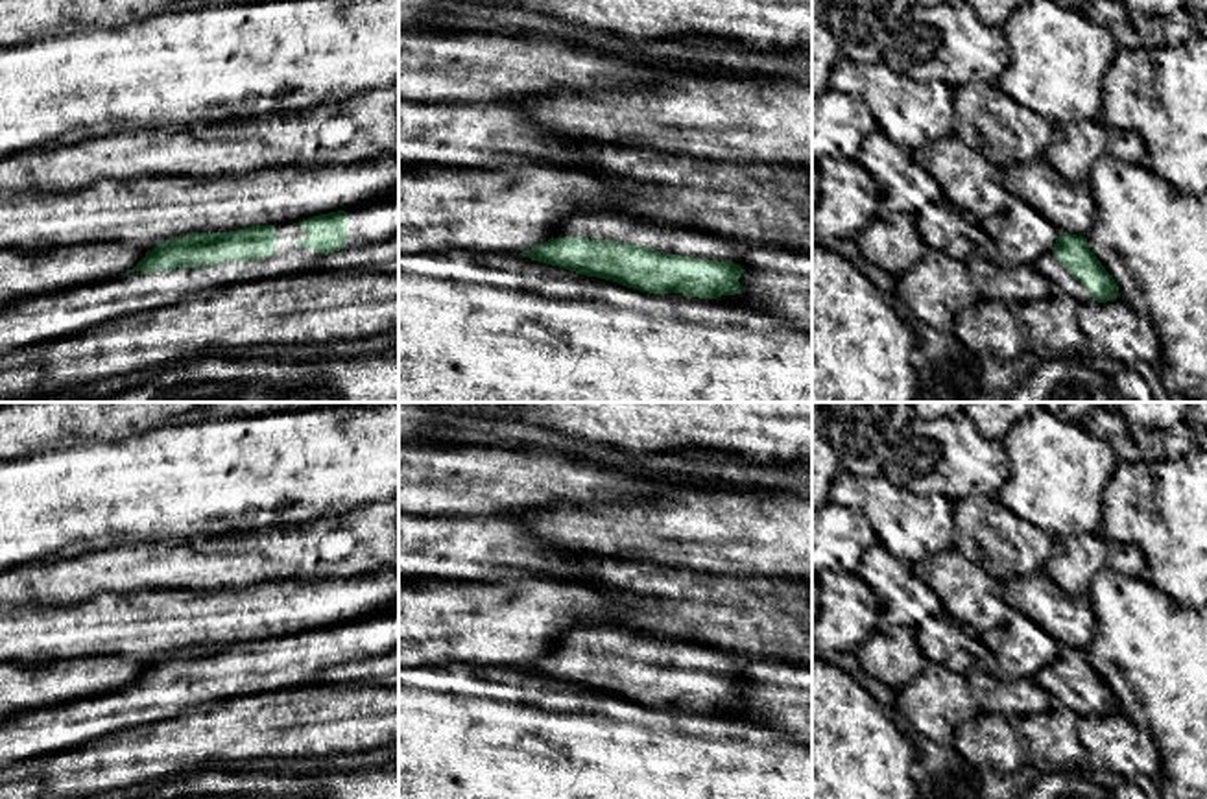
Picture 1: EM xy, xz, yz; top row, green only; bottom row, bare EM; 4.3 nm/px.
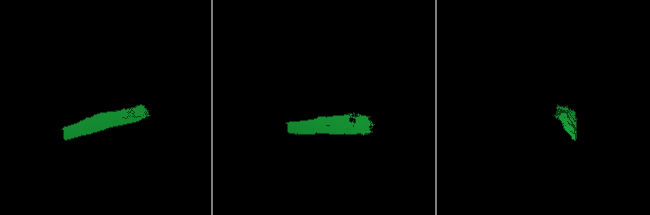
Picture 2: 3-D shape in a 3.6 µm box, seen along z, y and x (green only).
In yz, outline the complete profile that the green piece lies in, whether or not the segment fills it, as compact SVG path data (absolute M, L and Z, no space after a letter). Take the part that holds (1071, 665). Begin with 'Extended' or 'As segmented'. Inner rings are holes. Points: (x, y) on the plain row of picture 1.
Extended. M1061 646L1054 661L1034 679L1054 705L1067 707L1078 716L1107 716L1118 699L1087 659L1087 651Z

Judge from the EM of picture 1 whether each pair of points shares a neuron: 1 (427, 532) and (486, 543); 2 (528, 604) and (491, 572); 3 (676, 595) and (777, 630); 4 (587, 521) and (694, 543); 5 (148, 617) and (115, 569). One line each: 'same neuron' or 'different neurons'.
1: same neuron
2: different neurons
3: same neuron
4: same neuron
5: different neurons

